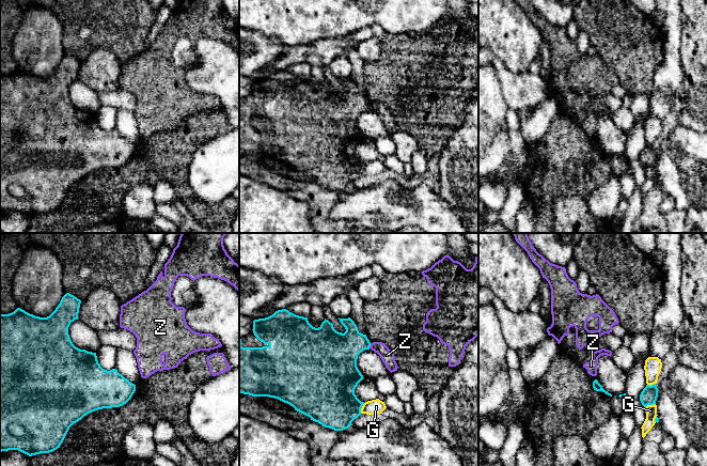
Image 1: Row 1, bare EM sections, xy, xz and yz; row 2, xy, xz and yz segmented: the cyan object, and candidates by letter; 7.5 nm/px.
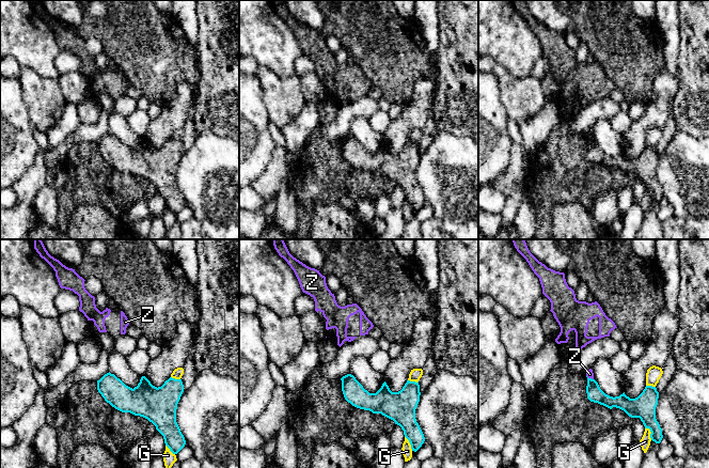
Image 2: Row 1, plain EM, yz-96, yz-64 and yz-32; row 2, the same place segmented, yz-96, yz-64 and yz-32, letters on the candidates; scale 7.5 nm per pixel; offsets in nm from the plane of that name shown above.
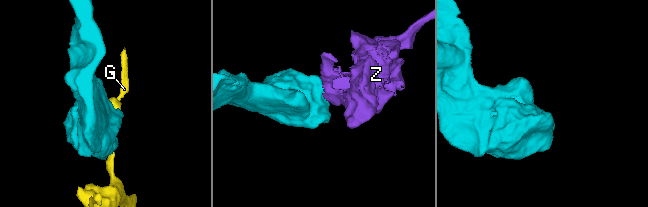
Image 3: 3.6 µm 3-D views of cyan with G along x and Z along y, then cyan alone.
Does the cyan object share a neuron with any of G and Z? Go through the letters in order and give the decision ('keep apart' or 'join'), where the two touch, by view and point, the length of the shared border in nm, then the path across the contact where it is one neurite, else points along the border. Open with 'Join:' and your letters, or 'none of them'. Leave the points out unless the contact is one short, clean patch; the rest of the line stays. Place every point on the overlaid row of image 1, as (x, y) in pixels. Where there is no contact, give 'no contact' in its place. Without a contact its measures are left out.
Join: none of them
G: keep apart; meets cyan in yz at (649, 404); contact 90 nm long
Z: keep apart; meets cyan in xz at (370, 345); contact 40 nm long; border along xz (371, 343), (368, 347)

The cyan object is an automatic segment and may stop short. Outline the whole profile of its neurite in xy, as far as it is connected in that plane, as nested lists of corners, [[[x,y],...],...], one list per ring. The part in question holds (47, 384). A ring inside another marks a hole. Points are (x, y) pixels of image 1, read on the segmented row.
[[[66,293],[47,317],[35,316],[20,308],[0,314],[0,452],[18,450],[29,456],[52,452],[60,448],[74,423],[92,411],[123,406],[135,393],[136,385],[116,369],[103,369],[96,353],[73,344],[68,327],[79,319],[80,304],[80,299]]]

